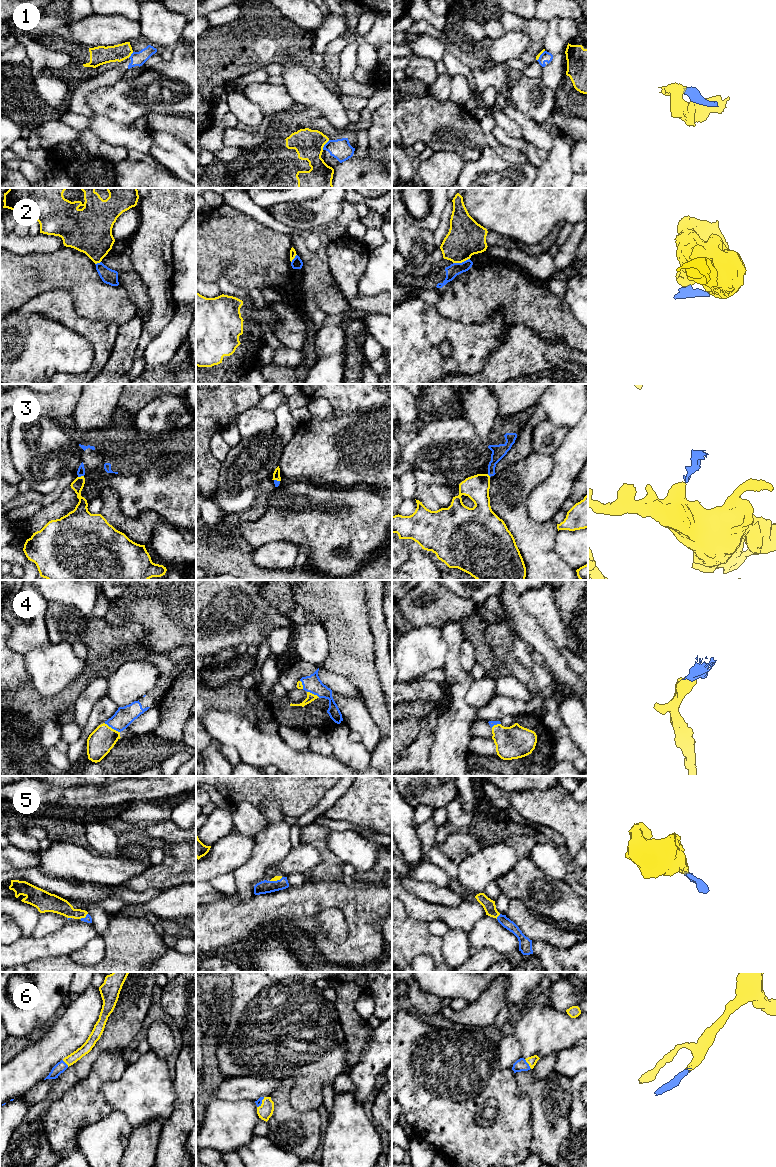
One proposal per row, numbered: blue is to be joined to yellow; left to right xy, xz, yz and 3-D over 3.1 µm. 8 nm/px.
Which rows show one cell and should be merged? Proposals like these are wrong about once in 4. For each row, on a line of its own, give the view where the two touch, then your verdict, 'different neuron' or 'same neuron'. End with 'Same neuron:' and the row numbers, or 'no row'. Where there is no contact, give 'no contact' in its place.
1: meets yellow in xz; different neuron
2: meets yellow in yz; different neuron
3: meets yellow in xy; different neuron
4: meets yellow in xy; same neuron
5: meets yellow in xy; same neuron
6: meets yellow in yz; same neuron
Same neuron: 4, 5, 6

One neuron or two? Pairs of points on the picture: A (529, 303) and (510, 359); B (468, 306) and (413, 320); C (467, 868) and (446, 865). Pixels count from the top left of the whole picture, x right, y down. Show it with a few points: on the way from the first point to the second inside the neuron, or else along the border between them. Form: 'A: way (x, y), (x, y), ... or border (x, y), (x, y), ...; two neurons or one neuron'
A: border (515, 323), (524, 323), (542, 337); two neurons
B: border (420, 299), (432, 306), (440, 314), (461, 322); two neurons
C: border (457, 865), (458, 880); two neurons

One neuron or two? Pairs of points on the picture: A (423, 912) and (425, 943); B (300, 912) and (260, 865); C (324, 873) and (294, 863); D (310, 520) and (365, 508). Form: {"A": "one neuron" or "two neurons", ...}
{"A": "two neurons", "B": "two neurons", "C": "two neurons", "D": "one neuron"}

